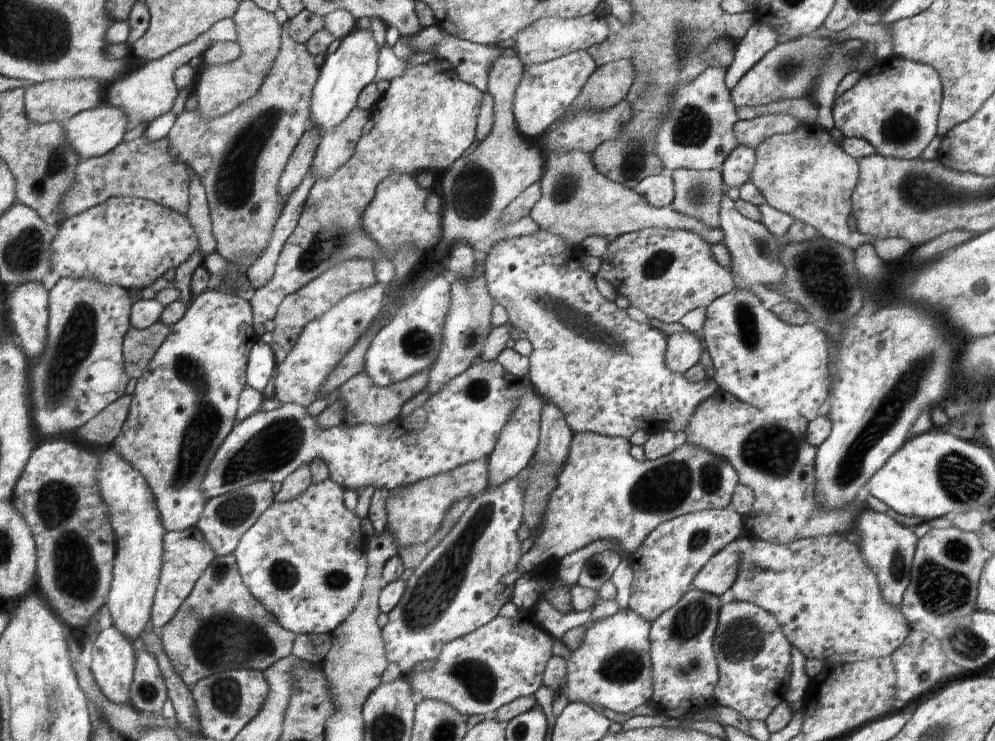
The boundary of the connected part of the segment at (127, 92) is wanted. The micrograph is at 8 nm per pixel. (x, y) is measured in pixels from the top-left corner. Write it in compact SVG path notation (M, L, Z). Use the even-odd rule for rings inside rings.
M236 19L221 20L216 26L212 26L206 34L202 34L196 42L176 49L160 60L148 62L138 70L128 72L120 80L108 84L106 102L114 108L122 108L128 114L128 118L130 118L128 130L132 130L144 122L151 123L163 114L172 112L172 108L176 106L178 96L180 96L180 88L175 82L175 74L179 68L190 64L196 56L202 58L204 52L210 50L210 46L214 46L216 42L238 42L238 38L240 38L240 31Z

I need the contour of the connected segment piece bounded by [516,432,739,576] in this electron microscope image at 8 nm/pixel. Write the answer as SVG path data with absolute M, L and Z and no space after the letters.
M594 432L572 434L568 460L556 478L556 488L546 504L544 520L534 536L534 544L520 558L516 568L518 576L528 573L533 566L538 566L546 559L563 559L565 555L571 555L596 540L612 540L618 544L620 552L636 552L660 524L686 513L726 509L730 504L739 480L734 468L722 456L685 442L666 456L640 462L631 455L630 445L629 440L624 438L602 436Z

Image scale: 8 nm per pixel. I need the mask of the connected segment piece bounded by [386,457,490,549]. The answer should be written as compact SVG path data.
M490 457L480 458L476 462L454 468L450 472L430 476L416 484L409 484L408 488L404 488L402 492L398 492L394 496L390 495L386 502L386 527L396 536L398 549L430 540L438 532L438 528L440 528L446 512L452 508L452 504L466 498L468 494L476 495L485 491L488 487L489 459Z

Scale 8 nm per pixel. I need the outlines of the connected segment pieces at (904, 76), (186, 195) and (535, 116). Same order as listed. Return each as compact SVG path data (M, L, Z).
M892 54L863 73L862 78L835 98L831 108L834 126L844 137L867 140L876 153L898 160L919 158L938 135L943 81L936 68Z
M142 135L134 141L123 142L104 156L81 161L76 170L76 184L62 202L62 212L73 217L112 197L134 197L153 200L187 215L192 204L191 184L190 165L174 160L170 140L164 137L154 142Z
M588 51L571 52L544 64L524 66L514 102L515 120L523 135L533 141L544 135L568 111L596 70L598 65Z

